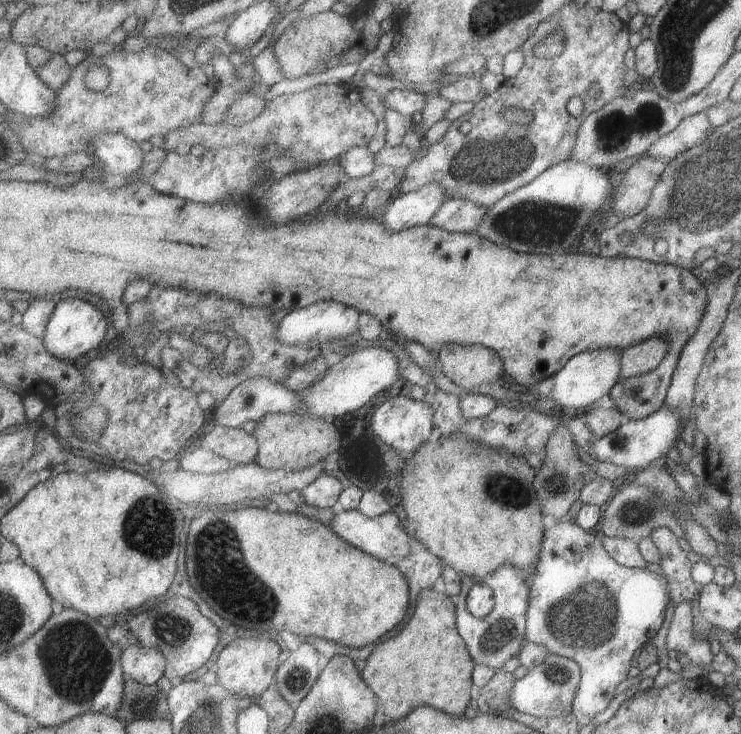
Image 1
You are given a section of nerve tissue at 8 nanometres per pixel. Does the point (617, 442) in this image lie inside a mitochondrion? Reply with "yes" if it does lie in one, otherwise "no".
no

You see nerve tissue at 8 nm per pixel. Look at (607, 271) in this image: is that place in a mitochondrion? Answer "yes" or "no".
no

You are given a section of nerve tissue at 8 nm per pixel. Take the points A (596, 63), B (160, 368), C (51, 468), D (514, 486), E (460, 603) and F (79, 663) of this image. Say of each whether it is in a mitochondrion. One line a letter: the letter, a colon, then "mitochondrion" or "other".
A: other
B: other
C: other
D: mitochondrion
E: other
F: mitochondrion

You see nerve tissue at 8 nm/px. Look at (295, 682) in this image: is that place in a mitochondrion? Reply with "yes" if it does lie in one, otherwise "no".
yes

